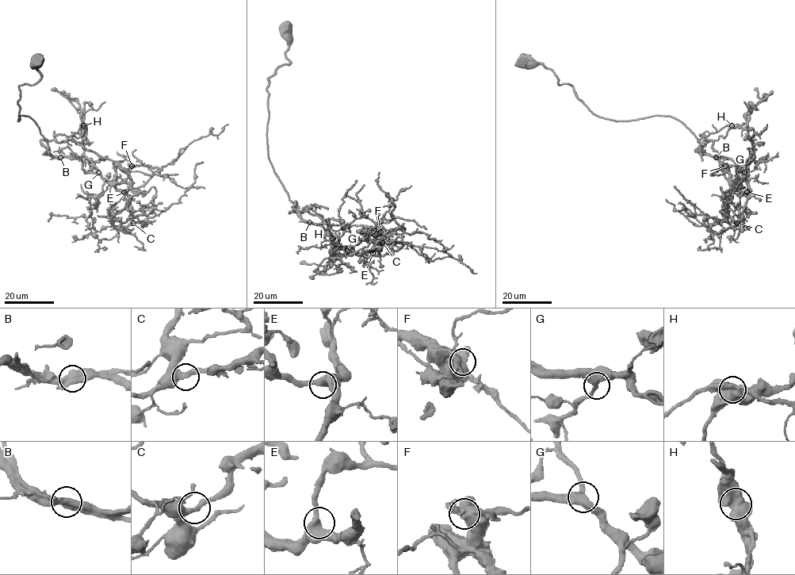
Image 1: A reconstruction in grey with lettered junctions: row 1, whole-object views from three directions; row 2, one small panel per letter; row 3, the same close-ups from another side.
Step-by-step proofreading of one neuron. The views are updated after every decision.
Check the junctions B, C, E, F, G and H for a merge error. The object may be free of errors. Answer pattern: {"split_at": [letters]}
{"split_at": []}

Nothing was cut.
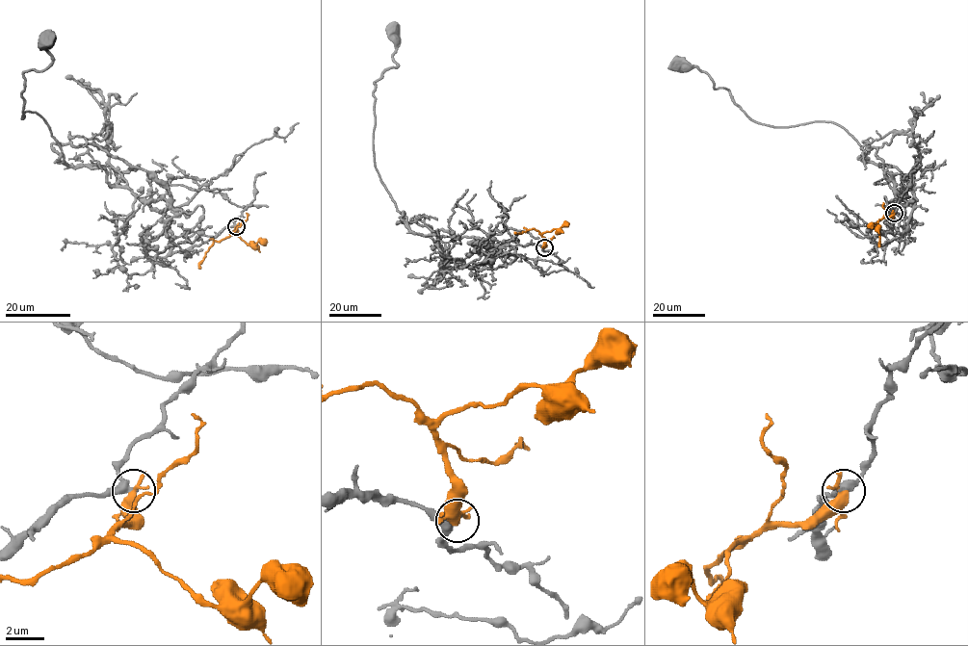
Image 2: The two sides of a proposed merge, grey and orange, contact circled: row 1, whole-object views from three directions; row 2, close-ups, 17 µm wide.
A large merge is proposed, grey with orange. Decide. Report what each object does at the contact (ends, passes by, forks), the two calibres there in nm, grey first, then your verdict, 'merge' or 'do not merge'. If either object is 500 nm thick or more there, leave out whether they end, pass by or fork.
grey passes by; orange passes by; calibres 360 and 380 nm; do not merge

